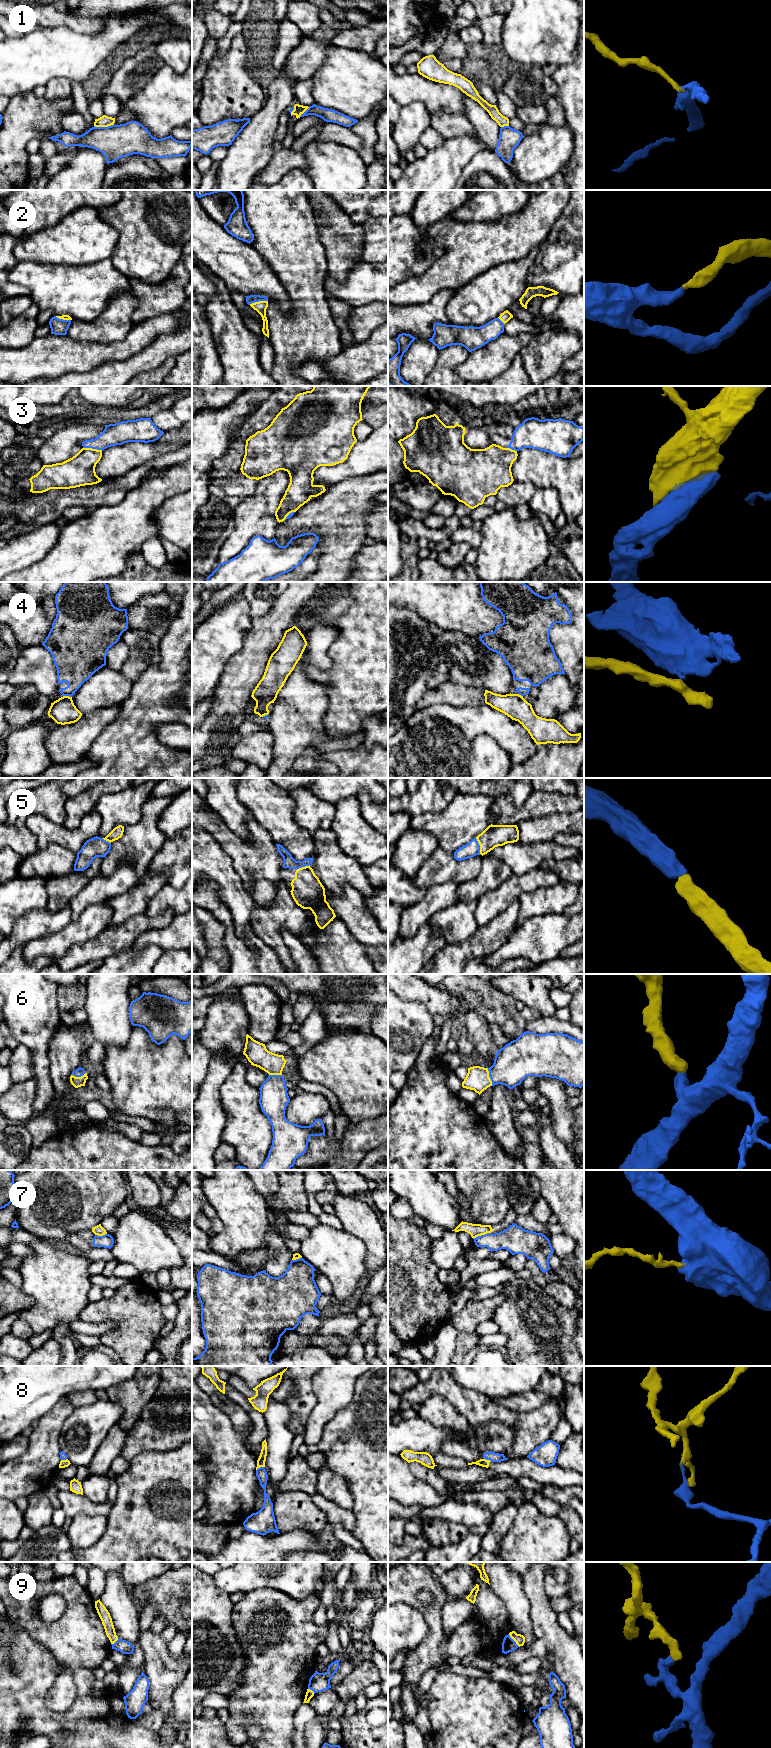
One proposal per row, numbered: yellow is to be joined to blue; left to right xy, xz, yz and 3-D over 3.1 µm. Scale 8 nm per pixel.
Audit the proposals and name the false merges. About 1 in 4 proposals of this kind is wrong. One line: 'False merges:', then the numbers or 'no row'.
False merges: 1, 3, 4, 7, 8, 9

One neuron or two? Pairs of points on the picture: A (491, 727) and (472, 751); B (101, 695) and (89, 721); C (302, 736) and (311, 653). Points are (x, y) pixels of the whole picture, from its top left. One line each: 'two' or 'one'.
A: two
B: two
C: one

